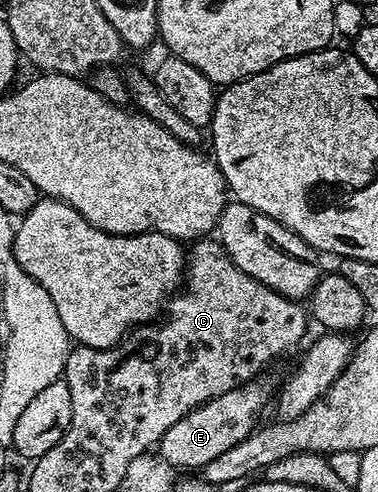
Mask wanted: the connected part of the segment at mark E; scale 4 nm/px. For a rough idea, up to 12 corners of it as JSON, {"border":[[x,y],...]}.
{"border":[[256,379],[190,409],[158,456],[175,471],[207,464],[254,432],[273,401]]}

